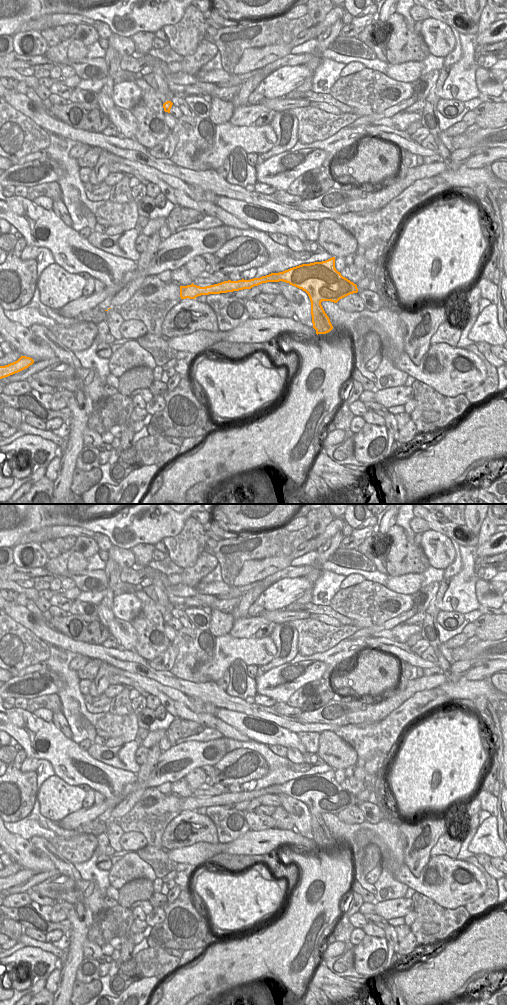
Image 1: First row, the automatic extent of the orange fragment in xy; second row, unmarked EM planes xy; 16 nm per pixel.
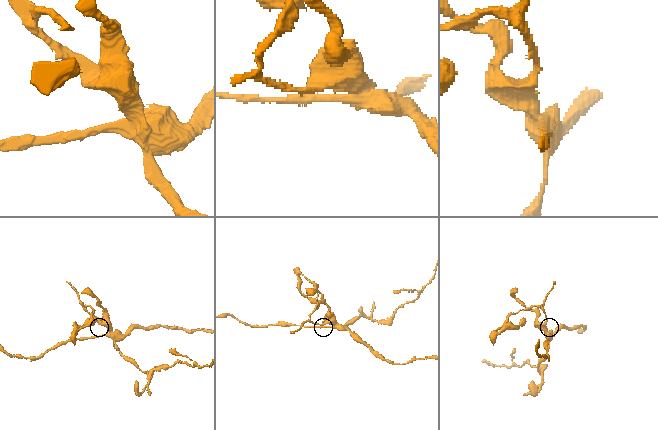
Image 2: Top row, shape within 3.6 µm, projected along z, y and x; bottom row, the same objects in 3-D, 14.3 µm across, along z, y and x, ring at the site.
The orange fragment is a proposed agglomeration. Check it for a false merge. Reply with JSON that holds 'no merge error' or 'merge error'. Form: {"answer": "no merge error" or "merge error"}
{"answer": "merge error"}

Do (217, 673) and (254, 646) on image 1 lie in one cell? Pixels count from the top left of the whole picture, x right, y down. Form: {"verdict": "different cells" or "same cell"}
{"verdict": "same cell"}

